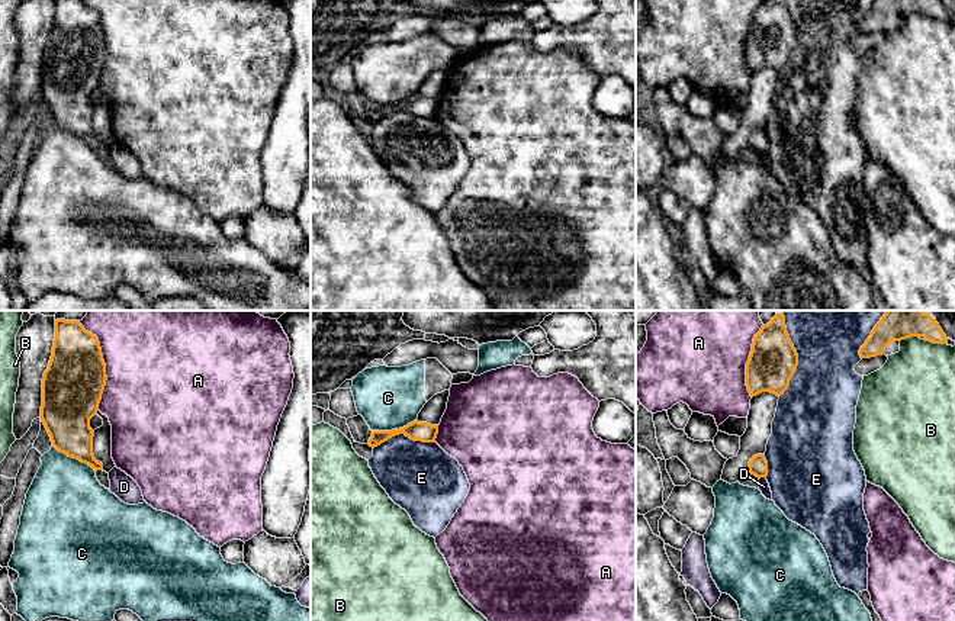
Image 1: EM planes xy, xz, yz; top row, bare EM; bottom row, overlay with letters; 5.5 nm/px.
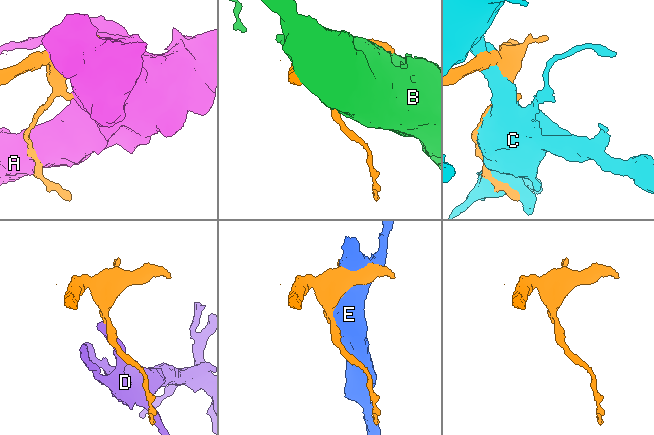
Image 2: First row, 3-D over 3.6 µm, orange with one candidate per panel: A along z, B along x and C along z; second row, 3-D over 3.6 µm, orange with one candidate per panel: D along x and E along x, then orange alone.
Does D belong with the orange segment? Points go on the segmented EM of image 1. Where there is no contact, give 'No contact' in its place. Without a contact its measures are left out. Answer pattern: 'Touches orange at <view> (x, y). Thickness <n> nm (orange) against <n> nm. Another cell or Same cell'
Touches orange at yz (762, 476). Thickness 110 nm (orange) against 60 nm. Another cell

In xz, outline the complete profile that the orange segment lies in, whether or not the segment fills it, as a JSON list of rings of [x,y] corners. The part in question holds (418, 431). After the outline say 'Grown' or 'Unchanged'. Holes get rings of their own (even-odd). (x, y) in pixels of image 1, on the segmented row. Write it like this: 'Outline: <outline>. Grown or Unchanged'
Outline: [[[414,421],[399,429],[373,431],[372,437],[369,440],[369,445],[374,448],[374,447],[380,445],[382,443],[388,441],[389,438],[399,435],[399,434],[405,434],[406,437],[409,437],[414,441],[435,443],[435,438],[438,434],[438,425]]]. Unchanged

